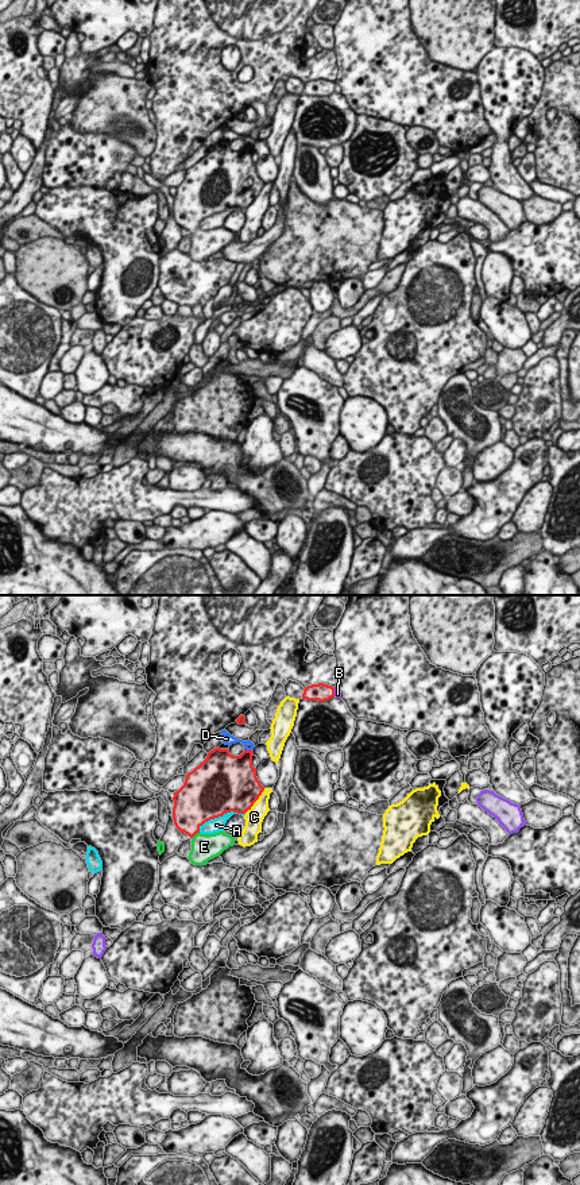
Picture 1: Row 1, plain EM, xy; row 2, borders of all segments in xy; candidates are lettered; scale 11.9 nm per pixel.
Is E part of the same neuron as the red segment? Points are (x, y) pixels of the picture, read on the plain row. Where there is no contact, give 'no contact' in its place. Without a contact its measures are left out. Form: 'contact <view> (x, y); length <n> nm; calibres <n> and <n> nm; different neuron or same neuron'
contact xy (194, 230); length 130 nm; calibres 380 and 320 nm; same neuron

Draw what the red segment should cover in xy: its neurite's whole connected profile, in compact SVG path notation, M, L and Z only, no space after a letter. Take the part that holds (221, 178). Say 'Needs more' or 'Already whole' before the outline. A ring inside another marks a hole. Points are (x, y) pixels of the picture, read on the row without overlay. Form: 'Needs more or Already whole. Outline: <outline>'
Needs more. Outline: M214 143L198 162L186 170L183 181L173 189L174 220L192 233L192 246L187 252L192 259L206 260L209 255L220 251L236 236L225 227L201 229L200 223L231 206L245 209L264 186L256 173L256 163L252 162L252 148L254 146L244 144L240 151L233 151L228 144Z

